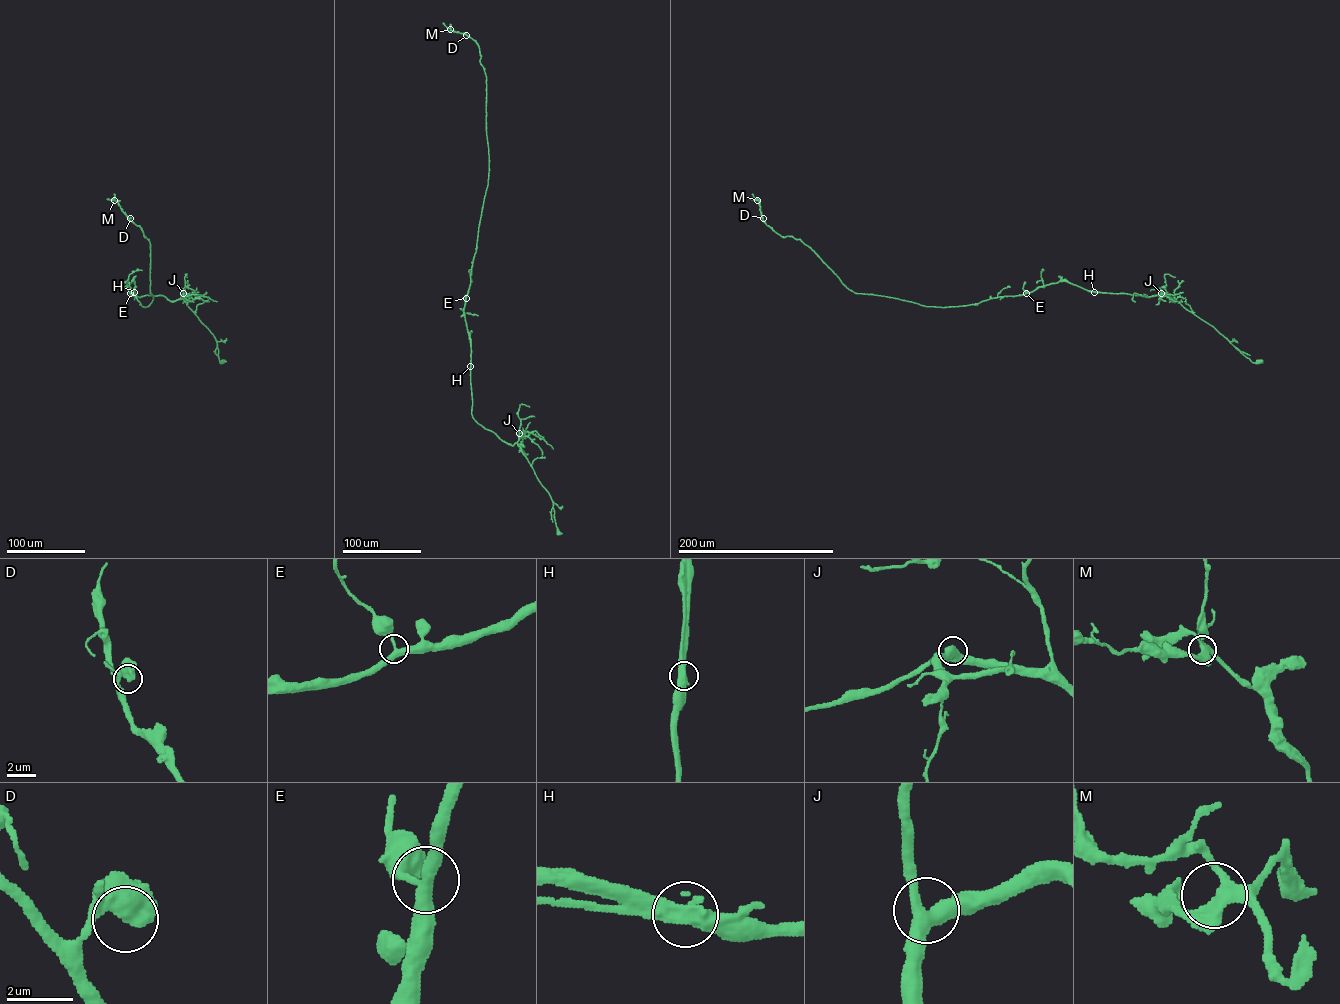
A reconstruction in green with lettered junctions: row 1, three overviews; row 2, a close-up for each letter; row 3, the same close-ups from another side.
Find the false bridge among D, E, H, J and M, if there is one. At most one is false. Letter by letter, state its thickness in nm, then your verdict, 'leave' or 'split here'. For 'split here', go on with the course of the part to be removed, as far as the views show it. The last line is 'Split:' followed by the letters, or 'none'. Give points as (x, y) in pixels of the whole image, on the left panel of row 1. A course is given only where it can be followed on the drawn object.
D: 400 nm | leave
E: 320 nm | leave
H: 440 nm | split here | (134, 292), (131, 280)
J: 420 nm | leave
M: 400 nm | leave
Split: H

